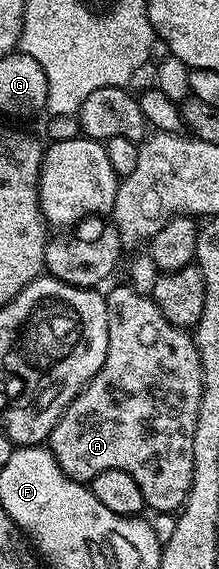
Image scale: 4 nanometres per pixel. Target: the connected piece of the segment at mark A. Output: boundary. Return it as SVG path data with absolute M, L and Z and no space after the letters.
M131 285L113 287L105 295L107 305L107 357L95 373L95 377L67 405L67 409L59 417L55 429L47 440L47 446L53 452L55 461L61 466L61 471L77 483L88 484L99 473L107 469L123 469L123 473L131 473L135 484L139 485L142 501L153 513L177 513L185 505L185 499L193 484L193 438L197 428L197 414L201 404L201 354L197 352L194 336L186 328L177 327L159 309L159 305L148 294L136 291Z

